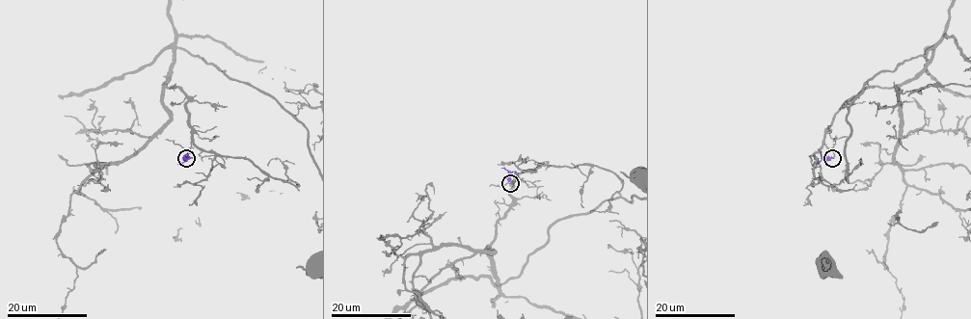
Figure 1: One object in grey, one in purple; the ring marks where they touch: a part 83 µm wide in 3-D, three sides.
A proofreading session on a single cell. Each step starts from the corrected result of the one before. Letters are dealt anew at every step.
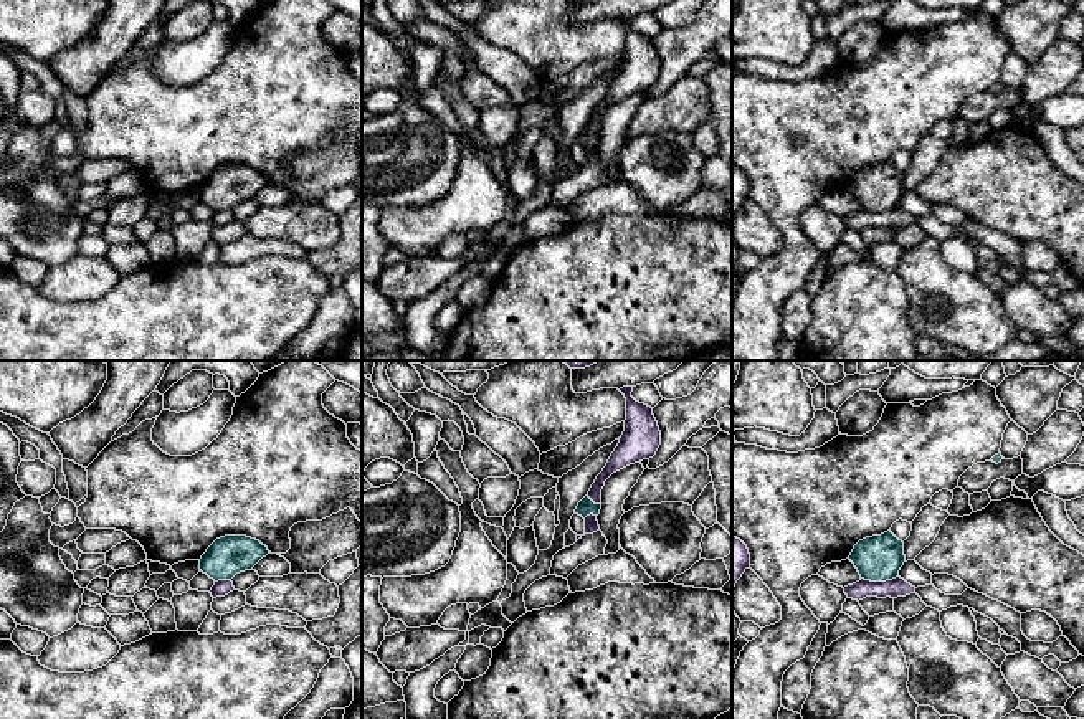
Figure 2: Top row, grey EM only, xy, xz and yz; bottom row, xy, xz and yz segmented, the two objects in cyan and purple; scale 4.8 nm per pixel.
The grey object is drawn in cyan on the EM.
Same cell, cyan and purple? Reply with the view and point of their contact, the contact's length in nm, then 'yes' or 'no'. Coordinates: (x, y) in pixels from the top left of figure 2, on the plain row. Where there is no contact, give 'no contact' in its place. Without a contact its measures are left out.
meets cyan in yz at (879, 210); contact 190 nm long; no

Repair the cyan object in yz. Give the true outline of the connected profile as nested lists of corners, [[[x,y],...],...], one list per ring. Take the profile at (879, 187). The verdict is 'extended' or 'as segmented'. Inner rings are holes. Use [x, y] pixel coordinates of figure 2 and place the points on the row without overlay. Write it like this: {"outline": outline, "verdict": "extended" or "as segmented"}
{"outline": [[[891,160],[866,167],[854,175],[849,190],[864,210],[892,210],[906,192],[904,172]]], "verdict": "as segmented"}

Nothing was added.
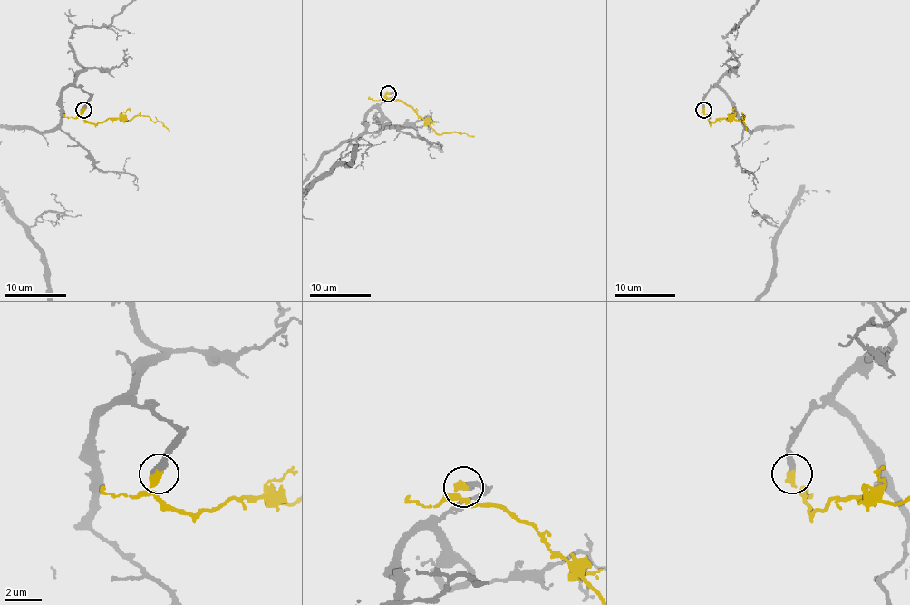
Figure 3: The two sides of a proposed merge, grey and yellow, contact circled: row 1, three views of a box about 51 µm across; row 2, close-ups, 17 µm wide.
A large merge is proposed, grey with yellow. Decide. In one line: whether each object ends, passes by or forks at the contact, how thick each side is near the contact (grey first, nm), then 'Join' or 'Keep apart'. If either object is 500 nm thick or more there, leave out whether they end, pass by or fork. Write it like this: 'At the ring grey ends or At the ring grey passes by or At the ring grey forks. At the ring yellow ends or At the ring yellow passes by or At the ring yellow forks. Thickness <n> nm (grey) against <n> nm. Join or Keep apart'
At the ring grey ends. At the ring yellow ends. Thickness 380 nm (grey) against 400 nm. Join

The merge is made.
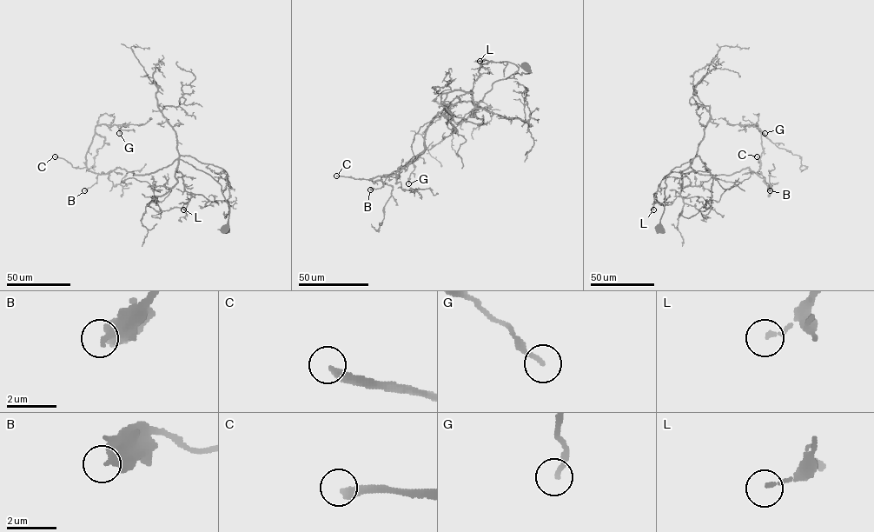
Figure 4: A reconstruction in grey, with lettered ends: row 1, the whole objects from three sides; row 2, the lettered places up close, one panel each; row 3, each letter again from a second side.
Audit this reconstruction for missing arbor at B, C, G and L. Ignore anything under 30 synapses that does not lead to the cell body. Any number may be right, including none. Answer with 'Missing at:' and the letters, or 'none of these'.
Missing at: C

